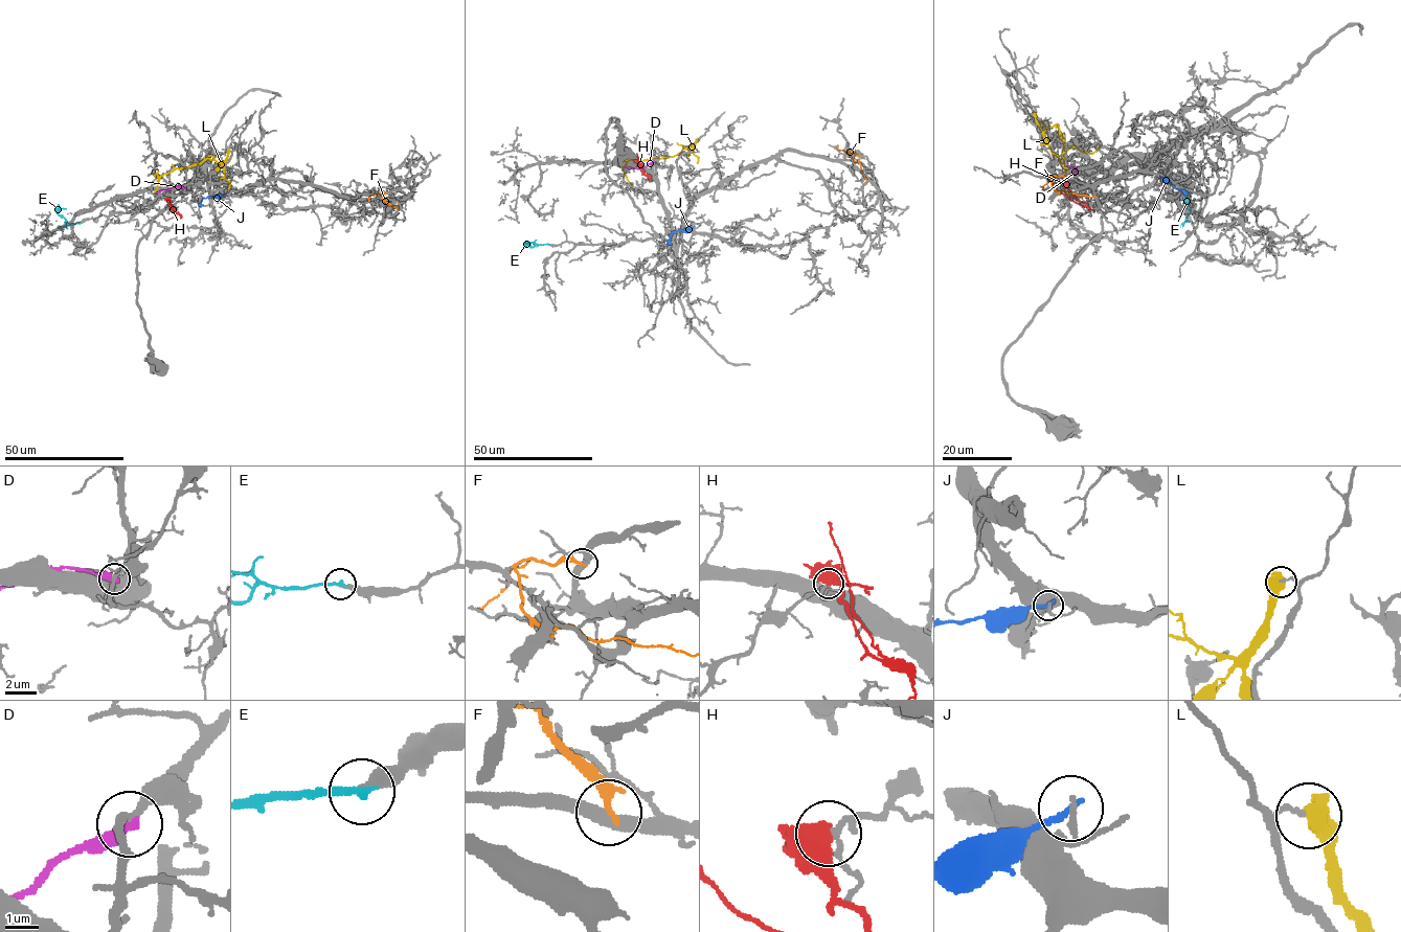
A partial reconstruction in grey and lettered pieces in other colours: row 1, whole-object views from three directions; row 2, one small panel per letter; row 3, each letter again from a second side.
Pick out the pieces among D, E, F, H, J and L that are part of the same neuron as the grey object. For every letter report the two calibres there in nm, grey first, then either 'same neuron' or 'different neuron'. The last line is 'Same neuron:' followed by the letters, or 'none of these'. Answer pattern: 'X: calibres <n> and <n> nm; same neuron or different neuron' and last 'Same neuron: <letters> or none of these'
D: calibres 220 and 420 nm; different neuron
E: calibres 360 and 240 nm; same neuron
F: calibres 420 and 300 nm; different neuron
H: calibres 140 and 750 nm; different neuron
J: calibres 200 and 220 nm; different neuron
L: calibres 120 and 700 nm; different neuron
Same neuron: E

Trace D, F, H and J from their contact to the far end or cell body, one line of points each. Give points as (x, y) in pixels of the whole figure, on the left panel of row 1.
D: (184, 188), (155, 191)
F: (384, 194), (380, 192), (384, 201), (399, 206)
H: (167, 198), (176, 213), (167, 201)
J: (225, 194), (204, 198), (201, 206)

